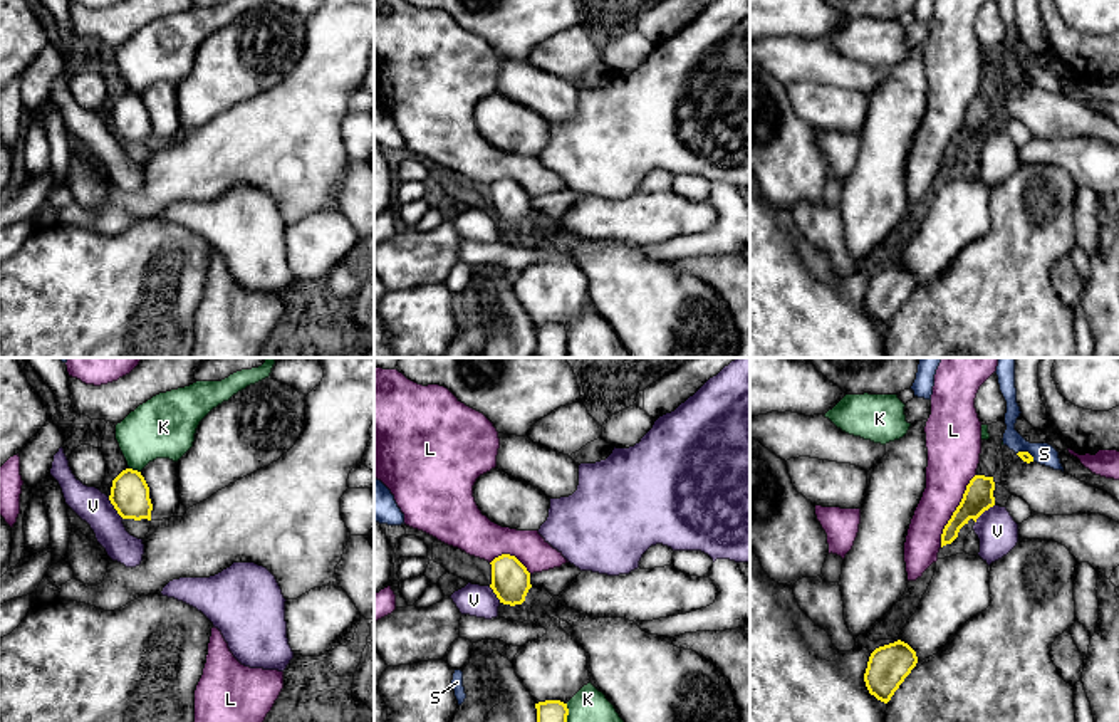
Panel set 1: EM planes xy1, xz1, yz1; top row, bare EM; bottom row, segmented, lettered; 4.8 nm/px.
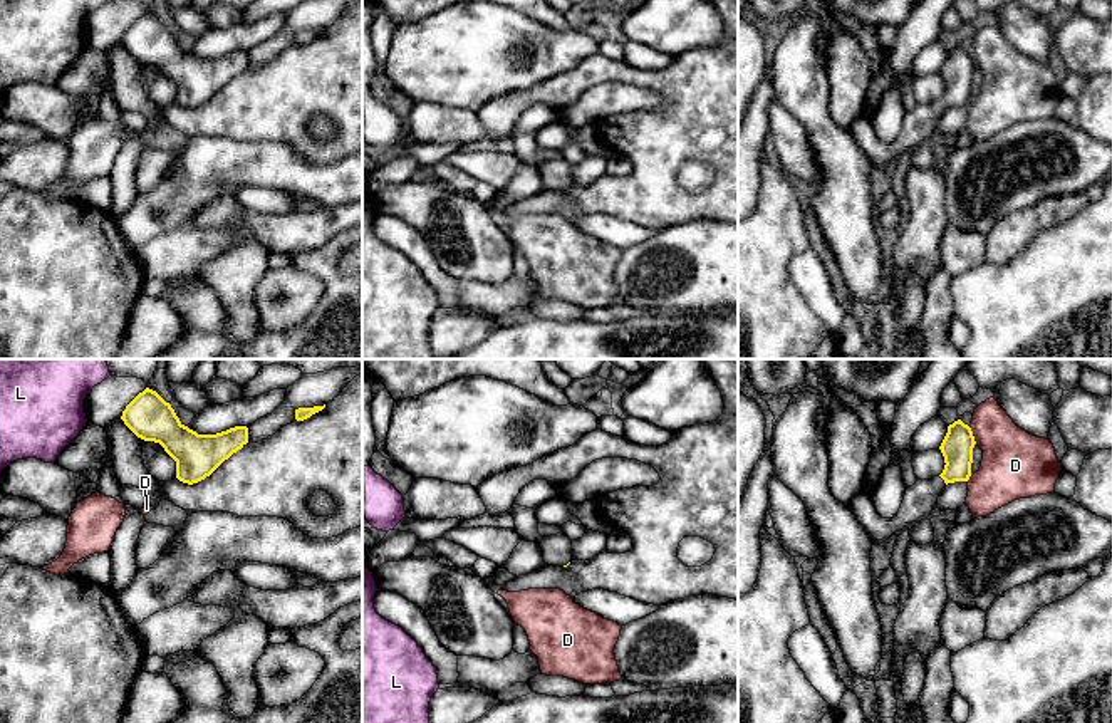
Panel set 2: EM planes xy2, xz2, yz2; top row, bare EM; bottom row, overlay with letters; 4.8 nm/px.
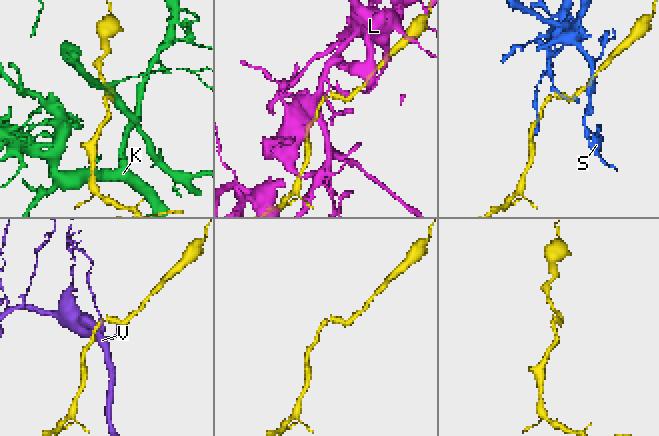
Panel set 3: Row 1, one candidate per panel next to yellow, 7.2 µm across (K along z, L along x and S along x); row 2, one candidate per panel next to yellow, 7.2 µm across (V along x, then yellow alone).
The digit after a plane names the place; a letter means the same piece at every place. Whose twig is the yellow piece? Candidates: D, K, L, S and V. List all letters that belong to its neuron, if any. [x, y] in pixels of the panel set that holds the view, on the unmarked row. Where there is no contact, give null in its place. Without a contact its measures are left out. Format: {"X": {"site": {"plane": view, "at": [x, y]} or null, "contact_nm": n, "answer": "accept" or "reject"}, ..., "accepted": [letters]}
{"D": {"site": {"plane": "yz2", "at": [971, 59]}, "contact_nm": 100, "answer": "reject"}, "K": {"site": {"plane": "xy1", "at": [135, 94]}, "contact_nm": 60, "answer": "reject"}, "L": {"site": {"plane": "yz1", "at": [955, 135]}, "contact_nm": 400, "answer": "reject"}, "S": {"site": {"plane": "yz1", "at": [1027, 76]}, "contact_nm": 100, "answer": "reject"}, "V": {"site": {"plane": "xy1", "at": [114, 131]}, "contact_nm": 130, "answer": "reject"}, "accepted": []}

